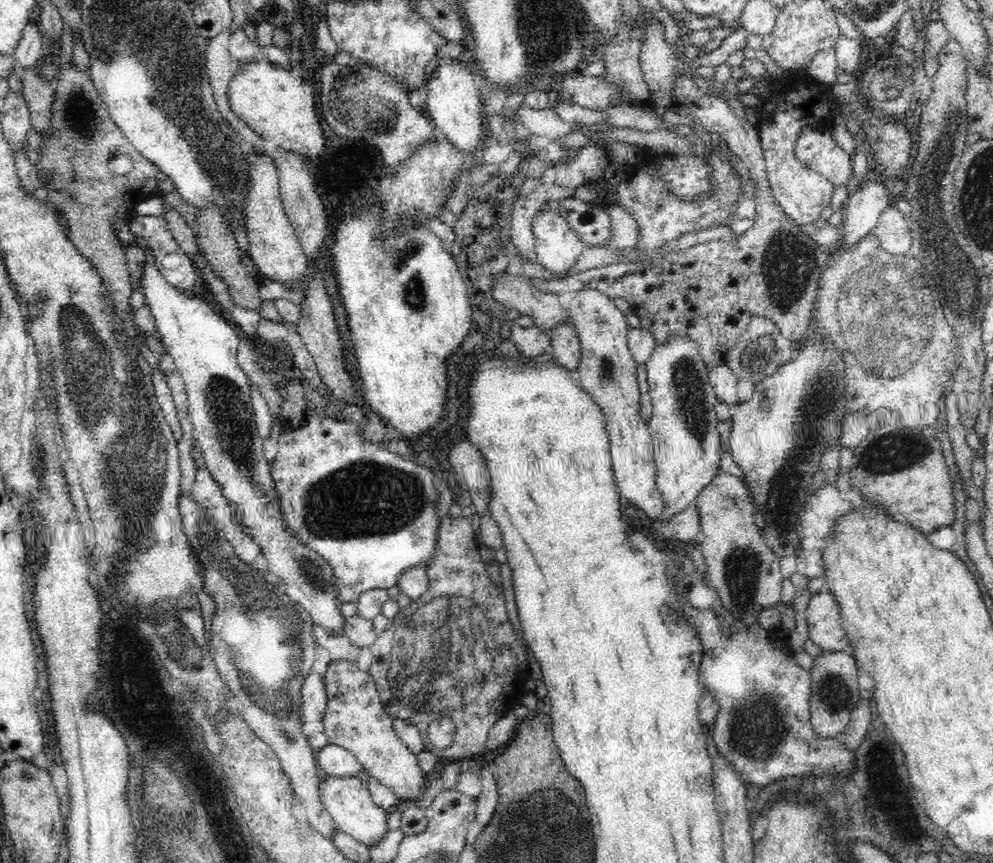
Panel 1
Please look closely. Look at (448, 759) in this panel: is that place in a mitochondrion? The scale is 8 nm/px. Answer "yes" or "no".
no

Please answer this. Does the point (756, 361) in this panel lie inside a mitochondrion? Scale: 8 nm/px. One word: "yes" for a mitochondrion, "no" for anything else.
yes

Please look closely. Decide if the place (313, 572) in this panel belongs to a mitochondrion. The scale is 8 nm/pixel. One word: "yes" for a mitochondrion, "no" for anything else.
yes

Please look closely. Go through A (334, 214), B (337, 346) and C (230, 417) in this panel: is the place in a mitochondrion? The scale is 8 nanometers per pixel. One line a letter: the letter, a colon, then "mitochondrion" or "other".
A: other
B: other
C: mitochondrion

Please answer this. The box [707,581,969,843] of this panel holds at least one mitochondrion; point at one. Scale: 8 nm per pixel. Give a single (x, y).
(758, 728)

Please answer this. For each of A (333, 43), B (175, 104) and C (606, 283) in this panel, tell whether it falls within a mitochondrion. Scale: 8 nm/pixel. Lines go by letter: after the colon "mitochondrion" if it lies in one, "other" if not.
A: other
B: mitochondrion
C: other

